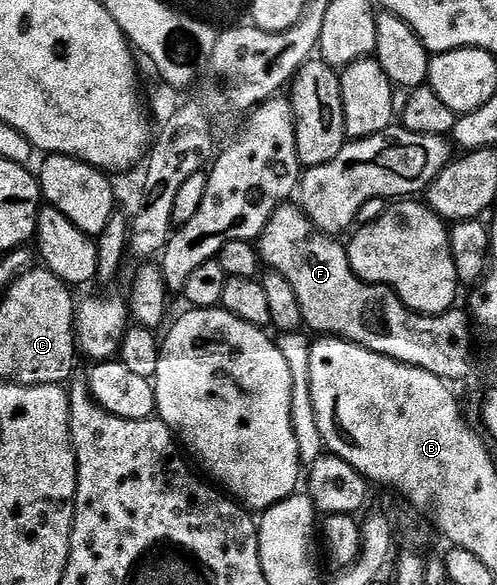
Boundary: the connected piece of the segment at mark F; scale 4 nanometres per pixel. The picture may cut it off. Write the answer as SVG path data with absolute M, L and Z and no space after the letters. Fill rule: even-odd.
M283 206L274 212L274 217L270 219L268 226L262 231L260 237L260 260L269 271L278 272L284 278L288 278L288 282L292 286L292 290L296 290L296 298L300 302L300 310L302 311L302 318L305 327L311 328L312 331L318 332L314 334L325 334L330 338L337 338L339 340L347 340L353 344L364 346L368 350L372 350L376 354L384 354L388 358L392 358L401 364L408 366L416 366L420 370L428 370L428 374L436 374L441 380L447 382L455 382L454 380L462 380L470 372L470 328L472 329L472 320L465 311L458 312L459 310L451 310L449 312L442 312L439 316L425 316L422 312L413 312L399 296L395 294L391 288L383 284L370 284L367 280L361 280L359 276L352 270L350 265L350 253L345 243L337 244L333 235L319 232L314 227L312 221L306 217L306 213L302 211L301 207Z

